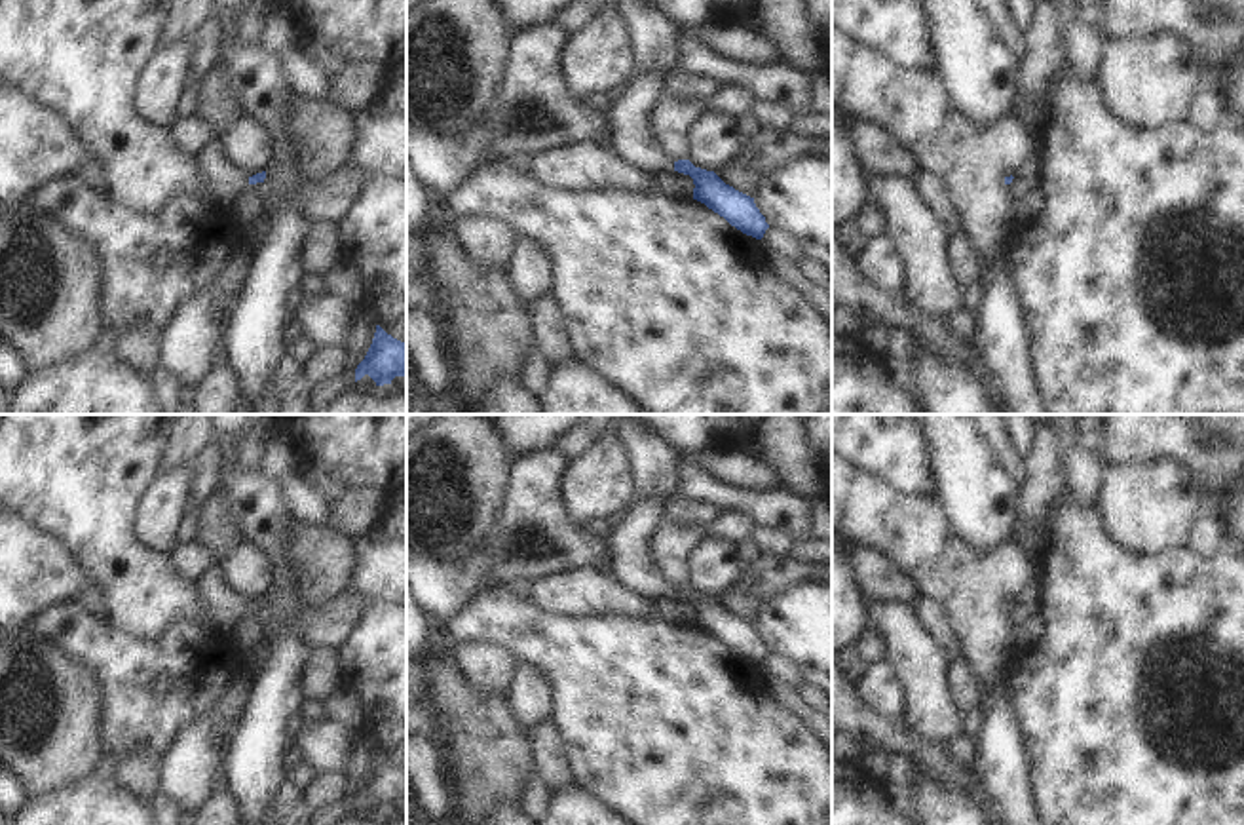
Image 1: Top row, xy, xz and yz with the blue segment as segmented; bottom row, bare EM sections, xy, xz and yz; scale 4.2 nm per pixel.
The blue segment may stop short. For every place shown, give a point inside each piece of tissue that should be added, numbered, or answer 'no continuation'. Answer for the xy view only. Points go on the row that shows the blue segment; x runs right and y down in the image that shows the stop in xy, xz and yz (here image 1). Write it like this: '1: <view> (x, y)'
1: xy (221, 183)

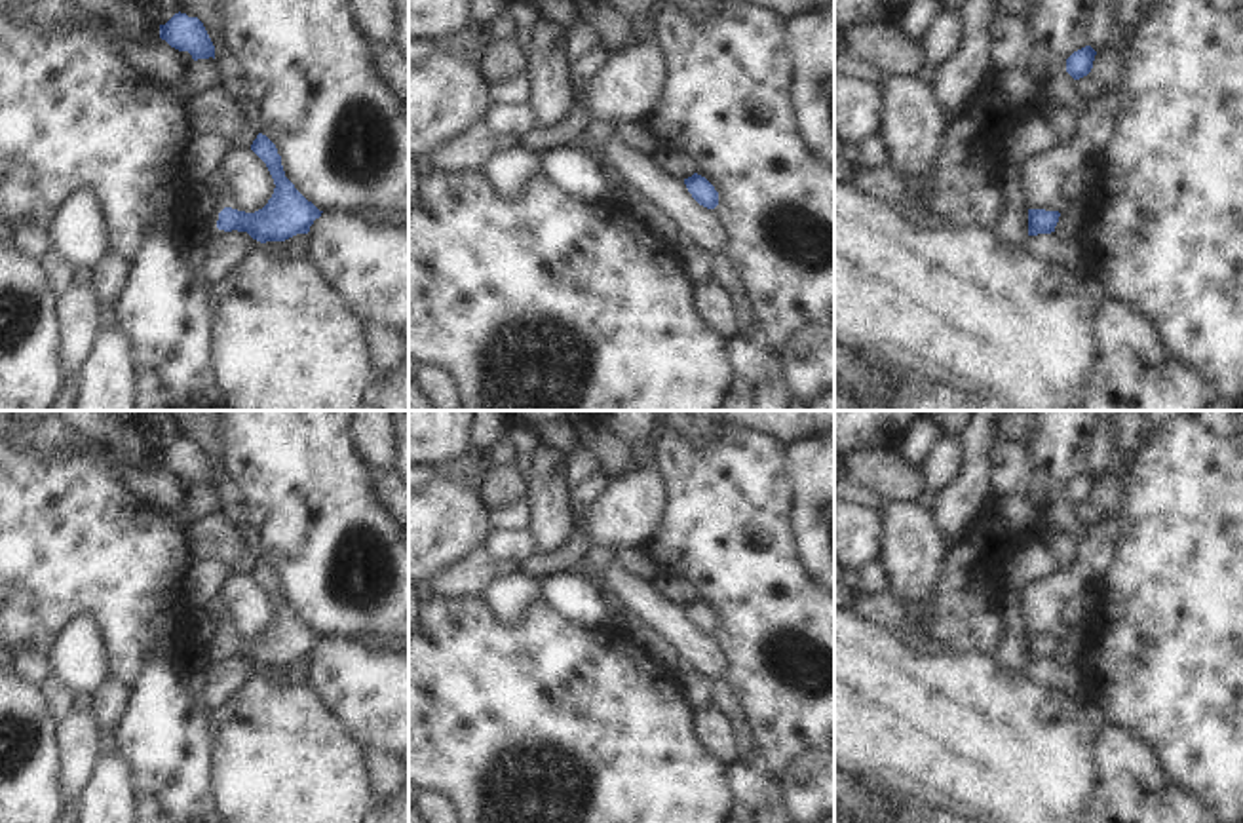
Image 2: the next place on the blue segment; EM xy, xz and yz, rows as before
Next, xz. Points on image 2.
no continuation

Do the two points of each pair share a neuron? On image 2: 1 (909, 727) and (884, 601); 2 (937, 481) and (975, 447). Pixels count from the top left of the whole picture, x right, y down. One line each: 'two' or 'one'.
1: two
2: two

